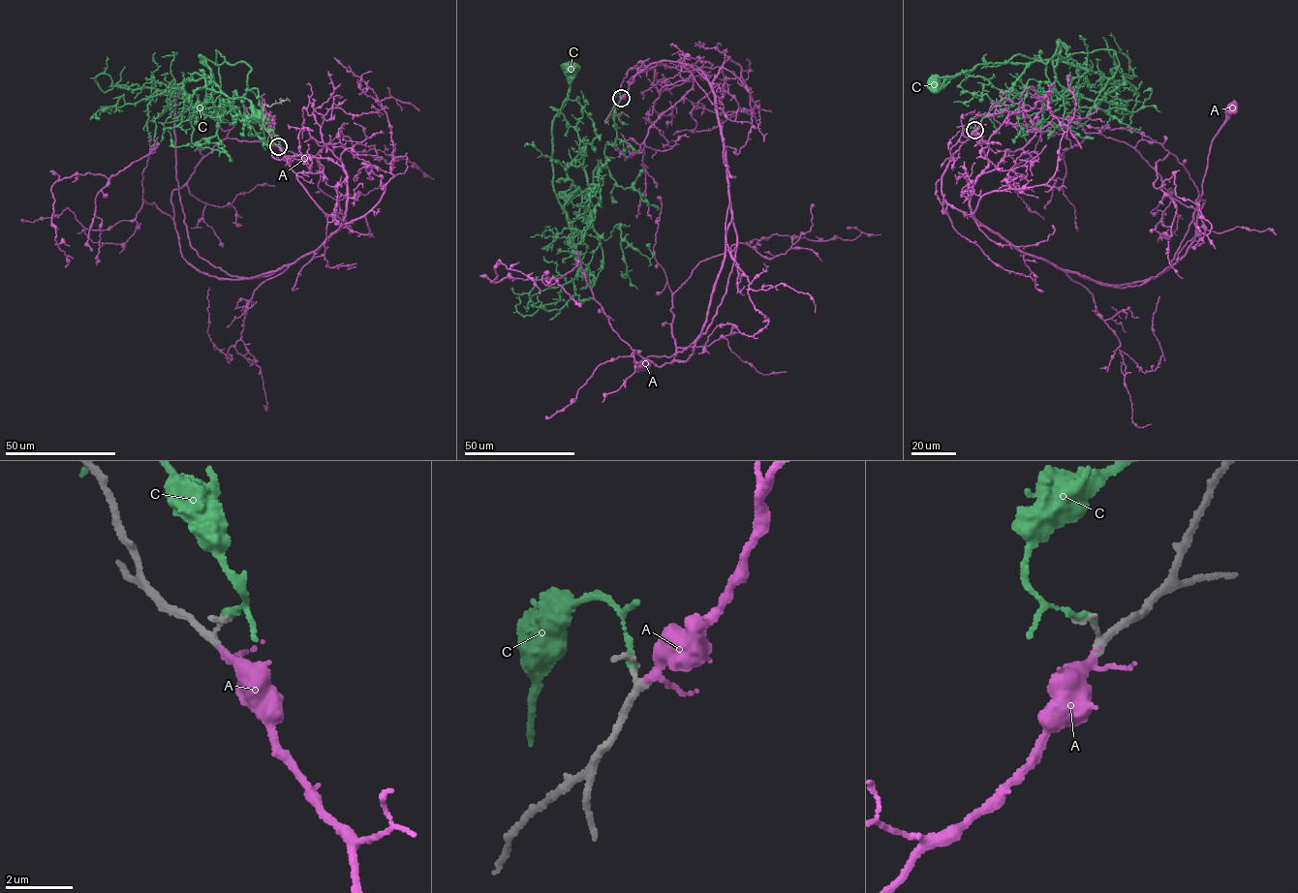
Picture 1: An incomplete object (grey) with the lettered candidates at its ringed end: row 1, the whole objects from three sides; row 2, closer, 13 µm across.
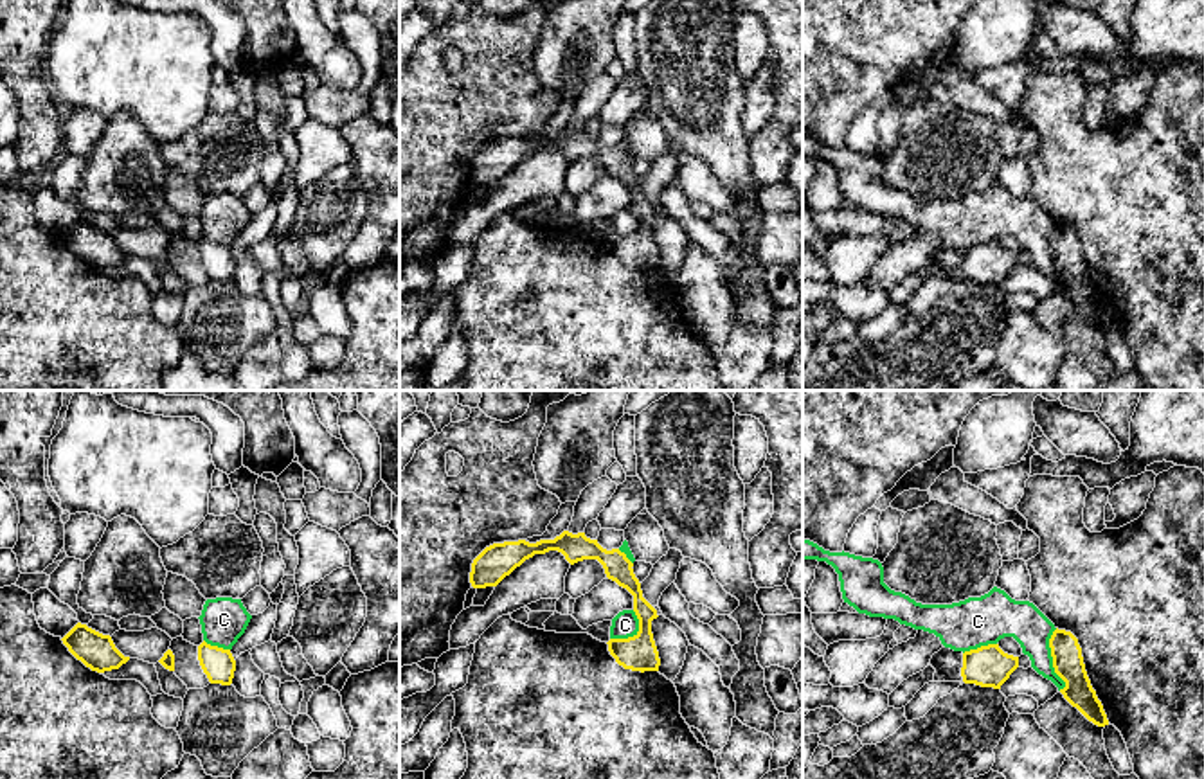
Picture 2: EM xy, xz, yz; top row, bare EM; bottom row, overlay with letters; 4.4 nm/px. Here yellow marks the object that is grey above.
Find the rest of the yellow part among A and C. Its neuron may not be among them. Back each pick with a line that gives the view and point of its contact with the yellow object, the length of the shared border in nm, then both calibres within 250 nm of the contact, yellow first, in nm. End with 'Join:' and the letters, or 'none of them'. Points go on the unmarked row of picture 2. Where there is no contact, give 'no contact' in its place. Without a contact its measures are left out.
A: no contact
Join: A

